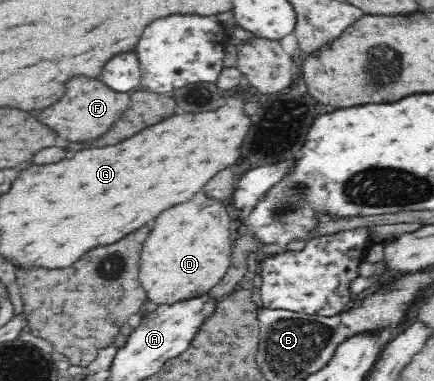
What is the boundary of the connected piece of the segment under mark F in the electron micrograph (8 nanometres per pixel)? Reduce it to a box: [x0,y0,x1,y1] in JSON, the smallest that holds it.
[39,77,129,143]

